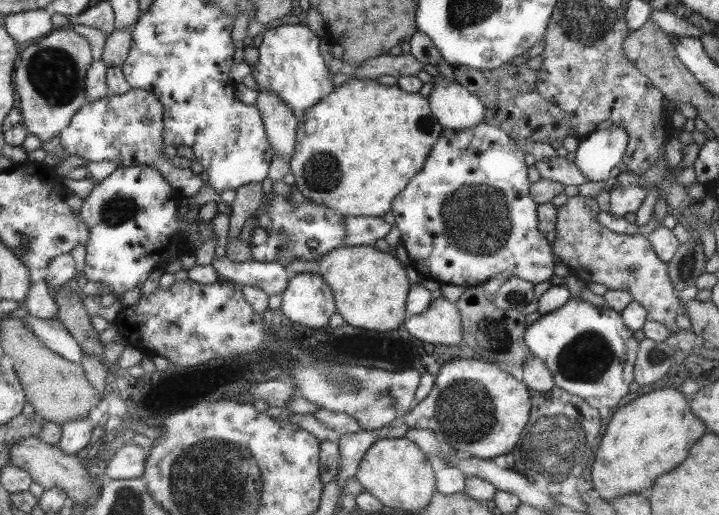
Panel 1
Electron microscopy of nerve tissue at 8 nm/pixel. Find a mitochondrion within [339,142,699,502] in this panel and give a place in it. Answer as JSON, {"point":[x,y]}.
{"point":[558,448]}

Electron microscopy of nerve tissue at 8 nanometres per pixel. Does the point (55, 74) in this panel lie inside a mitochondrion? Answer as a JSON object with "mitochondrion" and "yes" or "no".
{"mitochondrion":"yes"}

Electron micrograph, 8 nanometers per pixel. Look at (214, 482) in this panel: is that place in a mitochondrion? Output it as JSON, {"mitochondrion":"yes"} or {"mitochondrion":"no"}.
{"mitochondrion":"yes"}

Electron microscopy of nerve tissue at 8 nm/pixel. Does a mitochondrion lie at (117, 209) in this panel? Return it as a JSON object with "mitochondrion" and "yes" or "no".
{"mitochondrion":"yes"}

